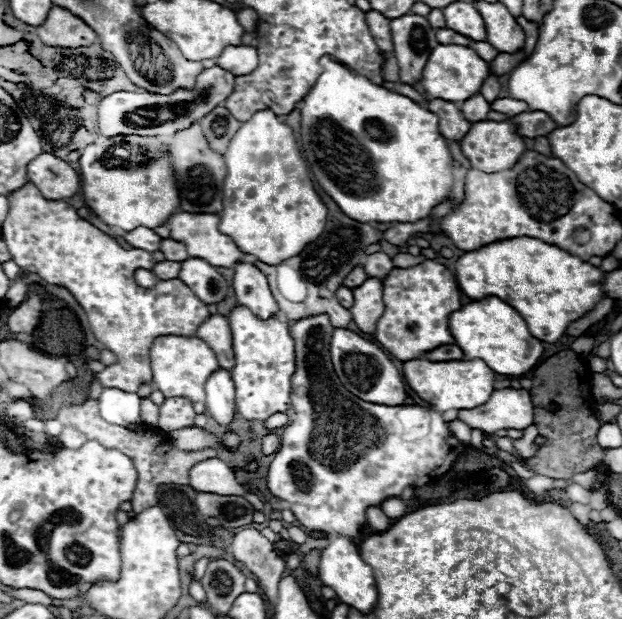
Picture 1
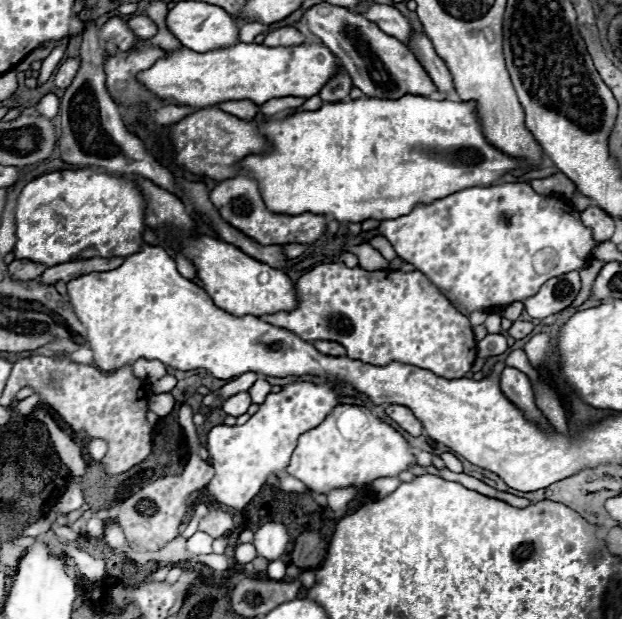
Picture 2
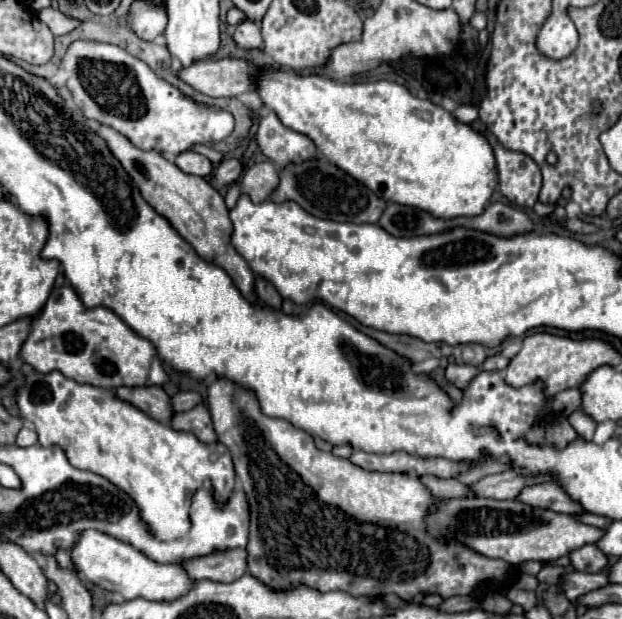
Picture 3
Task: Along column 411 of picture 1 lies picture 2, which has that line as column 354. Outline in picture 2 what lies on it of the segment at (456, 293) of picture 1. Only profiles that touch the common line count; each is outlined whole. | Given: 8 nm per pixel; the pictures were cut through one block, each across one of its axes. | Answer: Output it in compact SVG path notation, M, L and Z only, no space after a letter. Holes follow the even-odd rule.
M344 262L320 264L306 272L294 284L298 306L290 312L264 314L260 320L278 328L298 334L302 340L330 340L346 348L348 358L362 360L374 366L386 366L390 362L412 364L434 372L442 378L462 378L476 360L476 340L470 320L456 312L456 308L442 296L442 292L418 270L392 272L392 270L364 270L348 268Z

